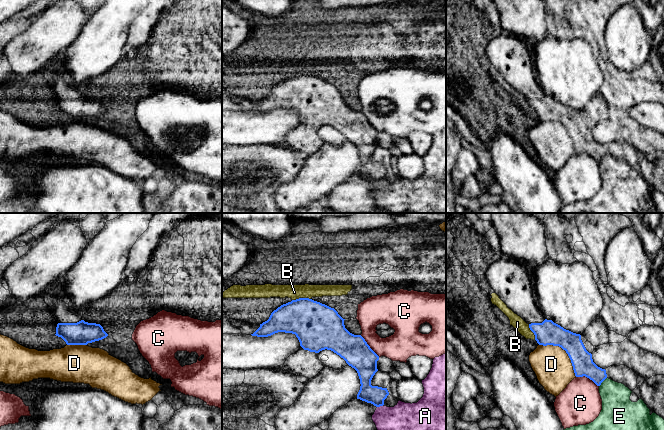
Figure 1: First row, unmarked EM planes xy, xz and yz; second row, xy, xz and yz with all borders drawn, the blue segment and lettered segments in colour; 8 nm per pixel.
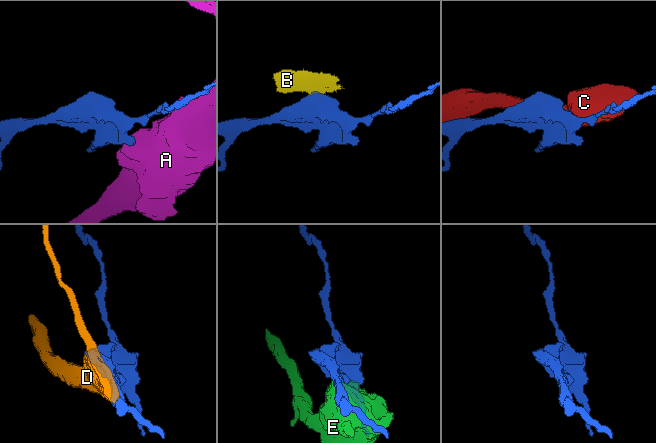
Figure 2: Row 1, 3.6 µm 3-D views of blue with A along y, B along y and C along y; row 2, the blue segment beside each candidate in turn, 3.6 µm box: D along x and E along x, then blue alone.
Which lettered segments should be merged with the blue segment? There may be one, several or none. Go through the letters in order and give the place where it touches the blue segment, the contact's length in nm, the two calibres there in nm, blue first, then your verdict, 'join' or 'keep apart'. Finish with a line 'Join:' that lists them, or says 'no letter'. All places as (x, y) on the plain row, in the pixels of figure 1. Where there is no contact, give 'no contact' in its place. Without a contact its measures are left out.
A: xz (380, 181) | 60 nm | 150/280 nm | keep apart
B: xz (301, 74) | 150 nm | 360/120 nm | keep apart
C: yz (587, 153) | 200 nm | 170/340 nm | keep apart
D: yz (565, 126) | 400 nm | 190/300 nm | keep apart
E: yz (602, 157) | 100 nm | 170/260 nm | keep apart
Join: no letter

